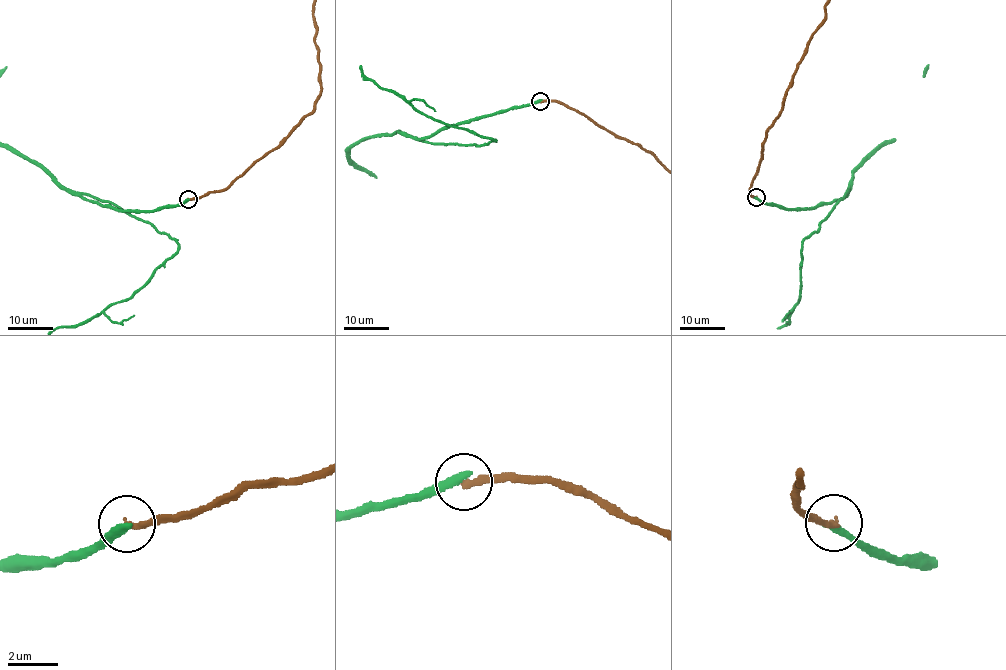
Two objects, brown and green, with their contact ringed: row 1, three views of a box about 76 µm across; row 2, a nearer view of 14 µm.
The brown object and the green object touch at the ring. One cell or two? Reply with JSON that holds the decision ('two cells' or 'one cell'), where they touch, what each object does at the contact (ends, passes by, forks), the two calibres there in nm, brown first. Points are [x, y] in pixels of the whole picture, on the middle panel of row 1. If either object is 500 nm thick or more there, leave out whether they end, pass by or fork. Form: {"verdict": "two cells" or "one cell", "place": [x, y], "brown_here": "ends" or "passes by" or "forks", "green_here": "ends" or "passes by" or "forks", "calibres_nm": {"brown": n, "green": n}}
{"verdict": "two cells", "place": [540, 101], "brown_here": "ends", "green_here": "ends", "calibres_nm": {"brown": 260, "green": 320}}

